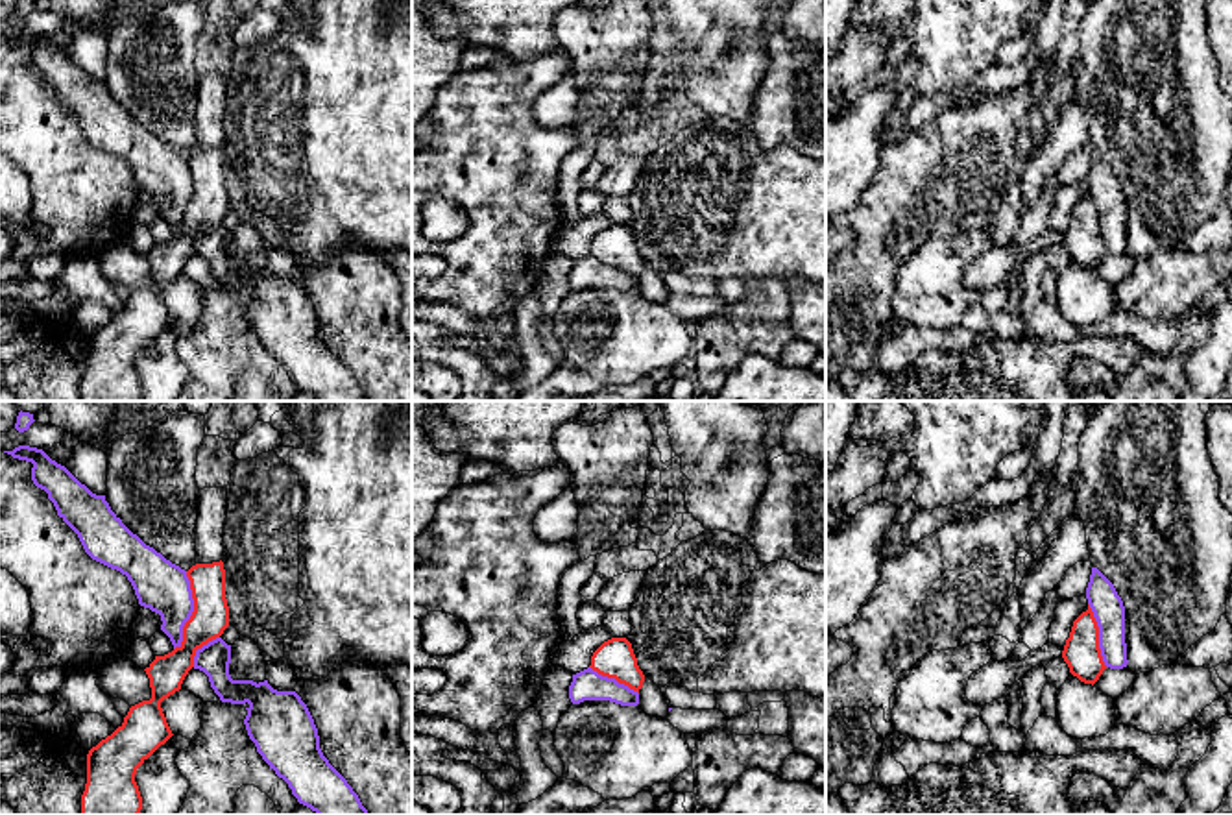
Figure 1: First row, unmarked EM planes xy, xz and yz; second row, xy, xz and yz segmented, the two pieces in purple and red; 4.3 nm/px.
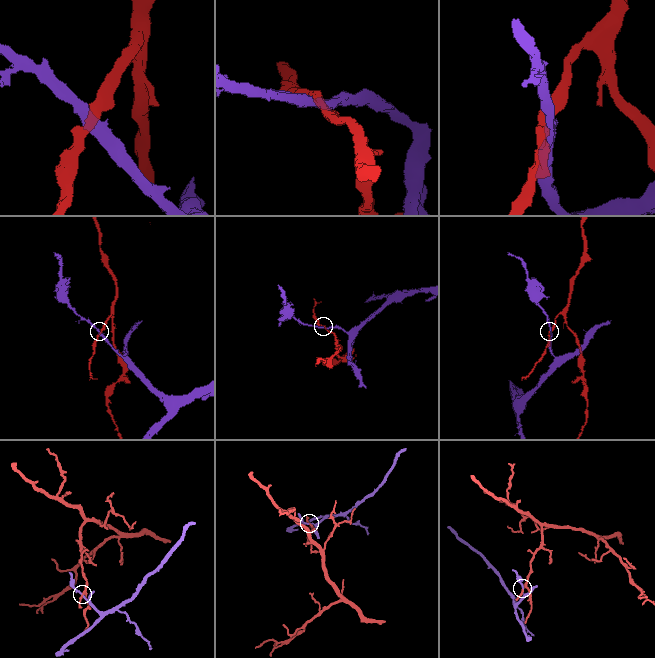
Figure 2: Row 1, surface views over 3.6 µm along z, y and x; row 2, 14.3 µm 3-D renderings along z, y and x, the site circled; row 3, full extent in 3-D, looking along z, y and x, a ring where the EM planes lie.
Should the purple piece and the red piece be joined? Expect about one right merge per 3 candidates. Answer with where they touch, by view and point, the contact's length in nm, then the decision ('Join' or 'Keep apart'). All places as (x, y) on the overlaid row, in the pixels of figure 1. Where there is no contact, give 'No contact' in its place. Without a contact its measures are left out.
Touches purple at xy (193, 610). Shared border 340 nm. Keep apart

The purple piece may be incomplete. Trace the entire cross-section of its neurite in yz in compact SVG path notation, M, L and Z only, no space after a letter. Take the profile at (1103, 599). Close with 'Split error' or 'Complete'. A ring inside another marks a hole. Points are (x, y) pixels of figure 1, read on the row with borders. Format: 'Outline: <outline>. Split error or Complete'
Outline: M1092 567L1086 599L1099 626L1099 649L1106 667L1127 667L1125 606L1114 584Z. Complete

